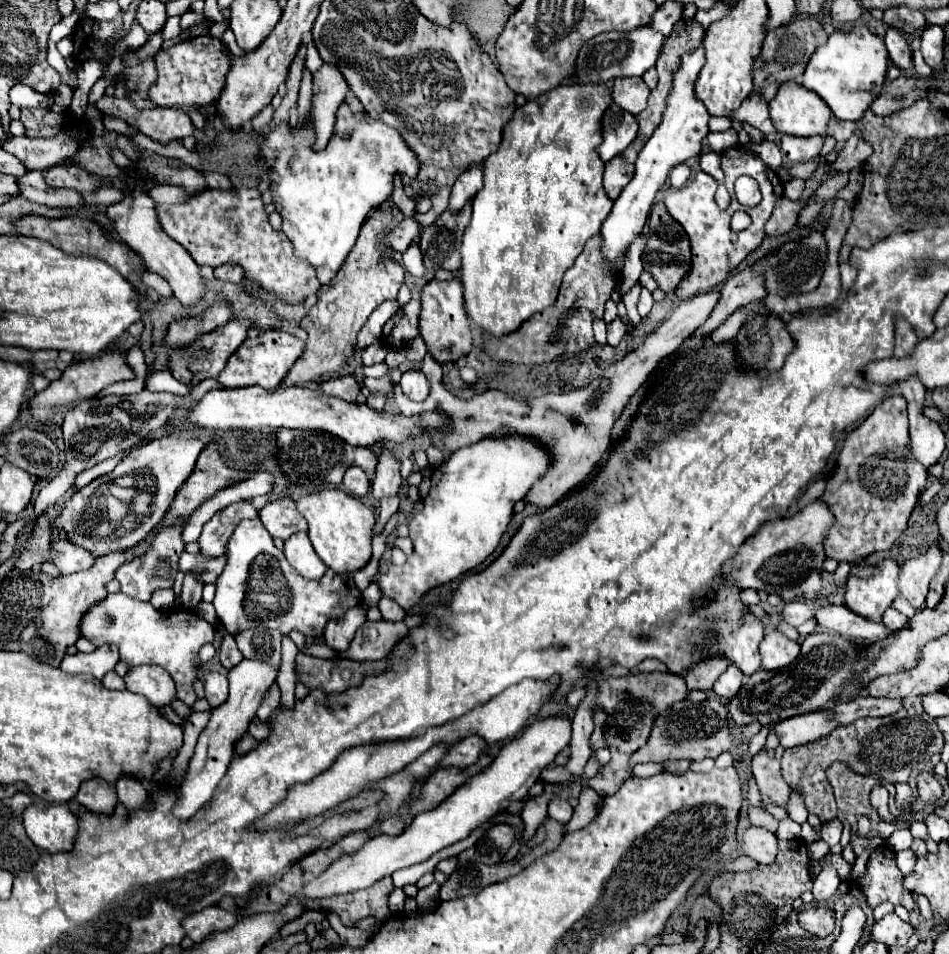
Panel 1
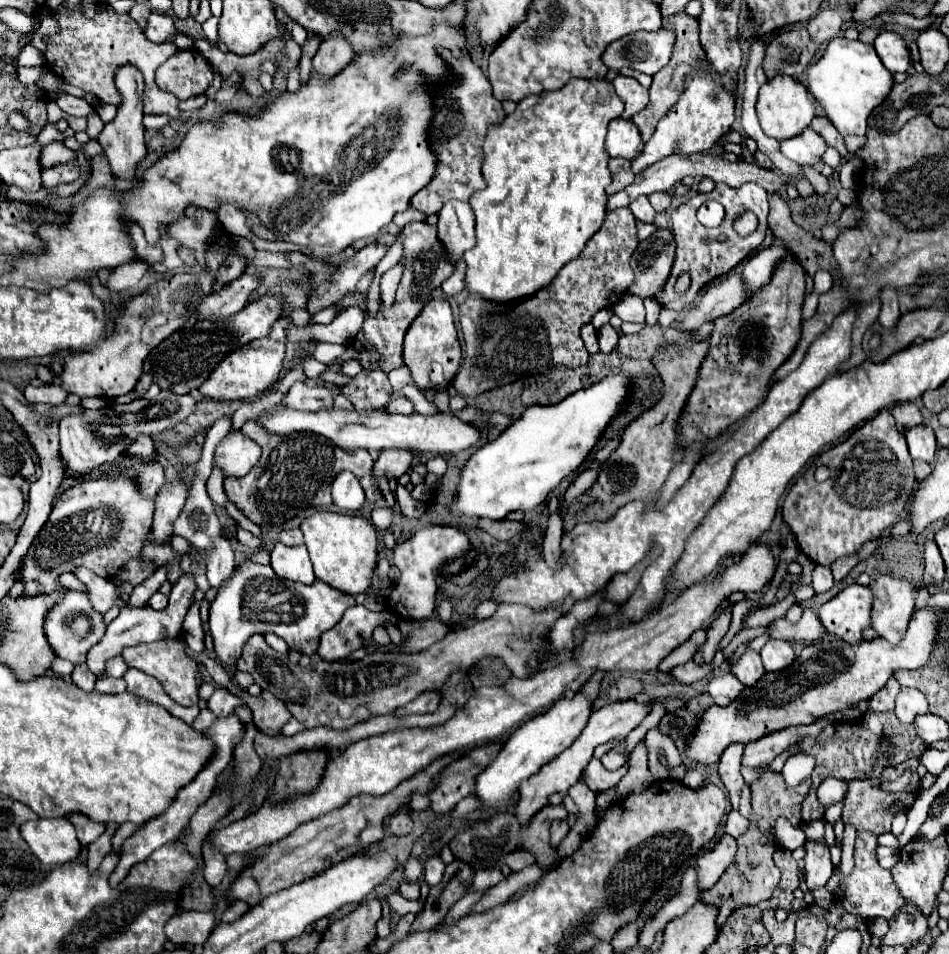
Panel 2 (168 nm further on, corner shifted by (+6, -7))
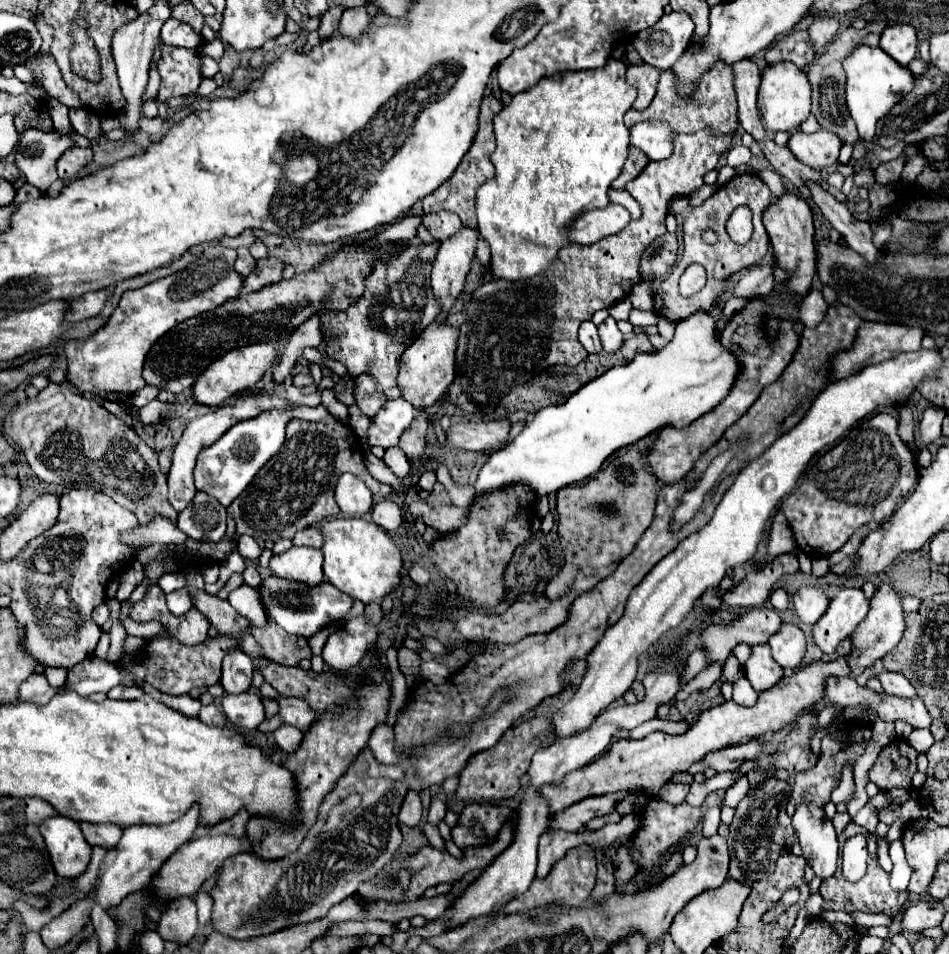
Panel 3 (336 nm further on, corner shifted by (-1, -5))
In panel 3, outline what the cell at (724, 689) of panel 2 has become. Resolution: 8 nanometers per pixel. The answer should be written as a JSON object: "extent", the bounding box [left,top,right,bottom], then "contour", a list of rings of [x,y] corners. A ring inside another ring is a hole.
{"extent":[733,678,757,706],"contour":[[[739,678],[733,684],[733,700],[737,704],[743,704],[743,706],[751,706],[751,704],[757,702],[757,692],[751,688],[747,678]]]}

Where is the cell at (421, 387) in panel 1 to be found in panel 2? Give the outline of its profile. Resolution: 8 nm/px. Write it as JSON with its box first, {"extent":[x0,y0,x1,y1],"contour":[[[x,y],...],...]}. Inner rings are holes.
{"extent":[386,394,414,414],"contour":[[[396,394],[396,396],[390,400],[390,404],[386,406],[386,410],[388,410],[388,412],[396,412],[396,414],[412,414],[412,412],[414,412],[414,404],[412,404],[410,398],[406,398],[406,396],[402,396],[402,394]]]}

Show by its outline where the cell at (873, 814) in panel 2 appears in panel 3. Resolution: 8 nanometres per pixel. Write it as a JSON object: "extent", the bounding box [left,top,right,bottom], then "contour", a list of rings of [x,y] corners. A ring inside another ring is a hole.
{"extent":[869,740,917,790],"contour":[[[893,740],[879,752],[879,760],[869,772],[869,780],[875,782],[881,790],[911,786],[911,776],[917,770],[917,750],[903,740]]]}

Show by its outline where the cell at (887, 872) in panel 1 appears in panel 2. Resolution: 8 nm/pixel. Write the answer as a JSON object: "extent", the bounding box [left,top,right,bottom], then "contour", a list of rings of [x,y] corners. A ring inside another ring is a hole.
{"extent":[836,832,904,920],"contour":[[[860,832],[858,838],[856,838],[856,852],[854,852],[854,860],[856,860],[856,868],[854,872],[842,880],[836,896],[842,896],[850,908],[852,908],[852,914],[856,916],[862,916],[866,920],[872,920],[872,918],[878,918],[878,916],[884,916],[888,920],[892,920],[898,910],[902,908],[904,904],[904,898],[900,898],[900,892],[896,890],[896,884],[892,882],[892,874],[890,870],[884,870],[878,860],[876,860],[876,836],[870,834],[870,832]]]}

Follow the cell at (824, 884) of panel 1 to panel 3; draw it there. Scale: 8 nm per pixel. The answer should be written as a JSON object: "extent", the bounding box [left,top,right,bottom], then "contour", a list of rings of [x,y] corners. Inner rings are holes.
{"extent":[793,804,837,878],"contour":[[[799,804],[793,814],[793,828],[797,832],[805,860],[821,878],[833,876],[837,870],[837,834],[825,810],[817,804]]]}

